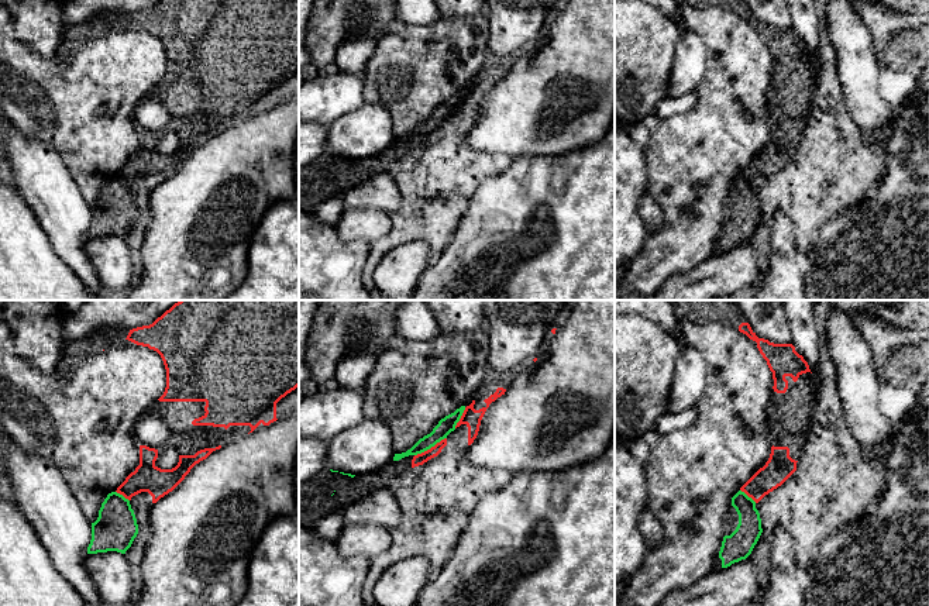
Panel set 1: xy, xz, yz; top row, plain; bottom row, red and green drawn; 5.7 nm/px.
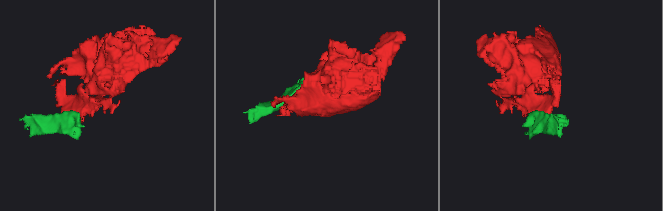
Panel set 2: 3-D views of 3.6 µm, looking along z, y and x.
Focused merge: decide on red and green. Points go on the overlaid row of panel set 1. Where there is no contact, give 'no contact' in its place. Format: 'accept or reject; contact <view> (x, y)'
reject; contact xz (432, 447)

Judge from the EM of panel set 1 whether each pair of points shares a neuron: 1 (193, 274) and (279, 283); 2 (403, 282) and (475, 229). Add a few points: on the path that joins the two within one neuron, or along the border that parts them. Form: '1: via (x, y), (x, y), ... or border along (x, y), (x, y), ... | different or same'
1: border along (248, 247), (247, 275), (238, 285) | different
2: border along (430, 264), (416, 285) | different

